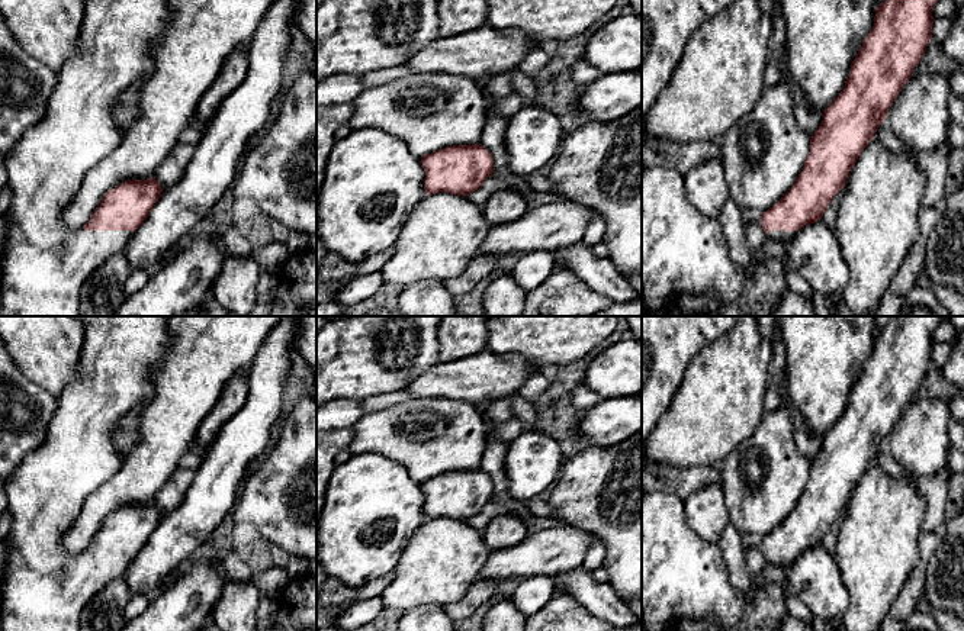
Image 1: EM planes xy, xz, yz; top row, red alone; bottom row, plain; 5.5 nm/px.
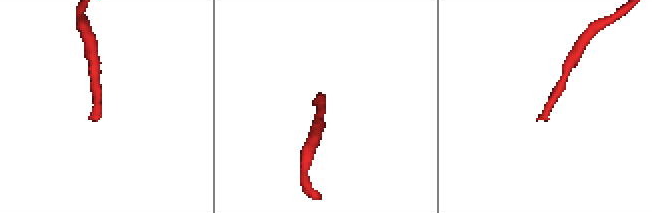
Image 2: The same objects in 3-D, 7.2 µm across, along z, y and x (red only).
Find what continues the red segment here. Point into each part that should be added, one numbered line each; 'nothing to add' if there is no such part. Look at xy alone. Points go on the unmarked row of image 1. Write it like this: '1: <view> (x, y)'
1: xy (45, 589)

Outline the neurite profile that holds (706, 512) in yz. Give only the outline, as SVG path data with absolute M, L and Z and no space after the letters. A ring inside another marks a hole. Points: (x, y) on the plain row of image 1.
M722 482L703 486L691 493L684 500L684 516L698 537L719 544L723 531L730 524Z

